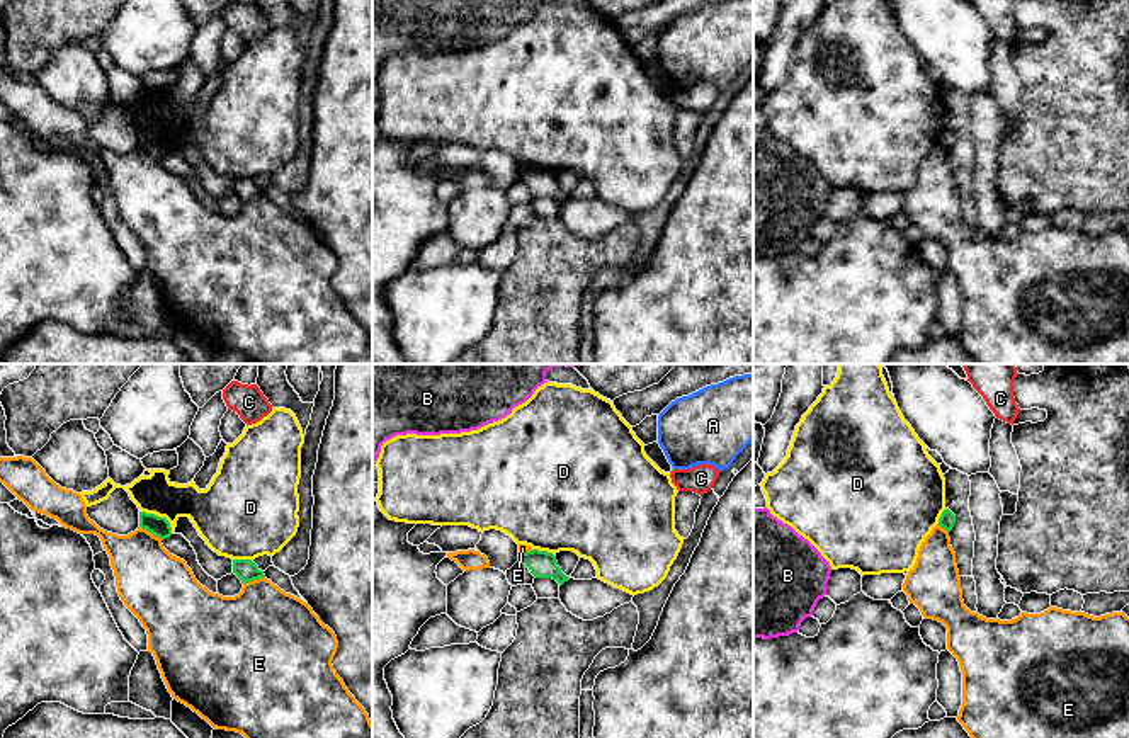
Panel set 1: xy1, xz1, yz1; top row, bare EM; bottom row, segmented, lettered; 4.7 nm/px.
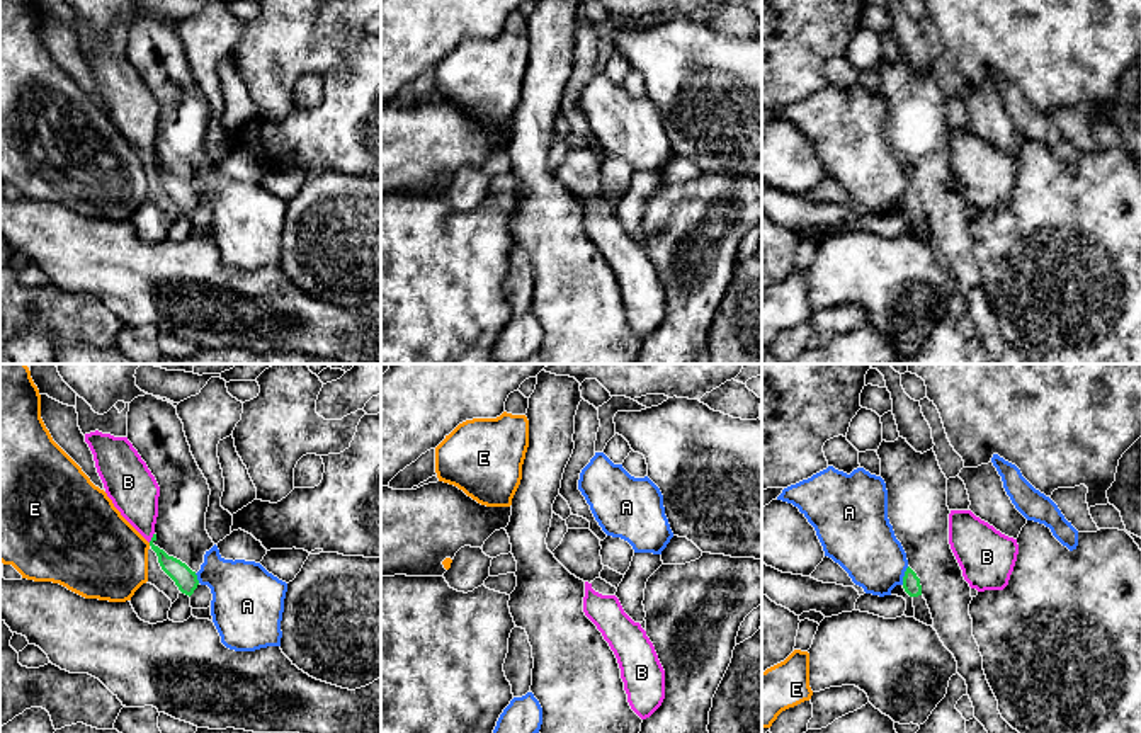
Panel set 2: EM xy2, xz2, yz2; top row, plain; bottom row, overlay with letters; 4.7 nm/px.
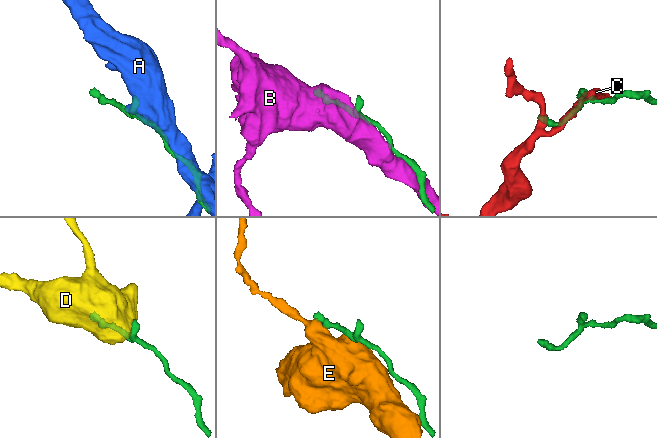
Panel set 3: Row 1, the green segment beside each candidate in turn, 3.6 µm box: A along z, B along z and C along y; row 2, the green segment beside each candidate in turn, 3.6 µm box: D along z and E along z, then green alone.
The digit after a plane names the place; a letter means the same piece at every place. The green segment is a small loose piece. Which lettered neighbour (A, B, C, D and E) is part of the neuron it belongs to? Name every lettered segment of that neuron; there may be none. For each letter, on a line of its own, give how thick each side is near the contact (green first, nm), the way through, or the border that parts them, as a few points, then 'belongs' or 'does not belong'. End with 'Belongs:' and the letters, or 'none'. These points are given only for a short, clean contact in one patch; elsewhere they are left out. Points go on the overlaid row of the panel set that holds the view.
A: 80/300 nm | does not belong
B: 100/220 nm | does not belong
C: 20/140 nm | does not belong
D: 100/220 nm | does not belong
E: 100/340 nm | does not belong
Belongs: none

